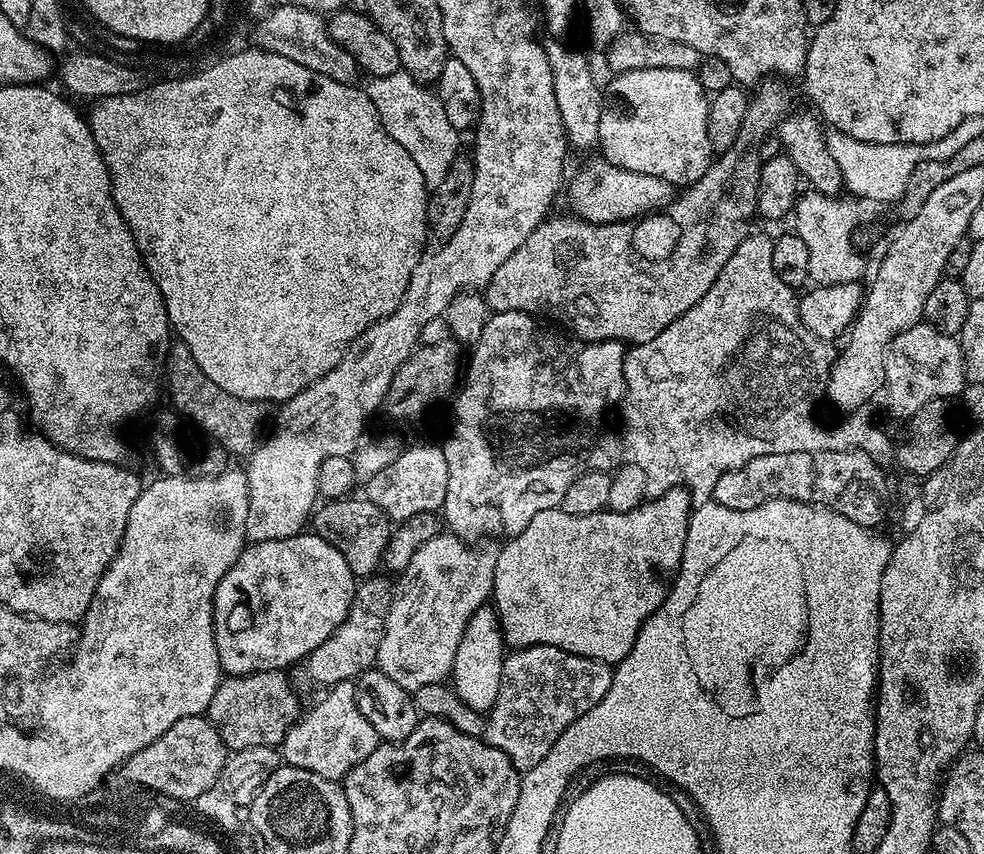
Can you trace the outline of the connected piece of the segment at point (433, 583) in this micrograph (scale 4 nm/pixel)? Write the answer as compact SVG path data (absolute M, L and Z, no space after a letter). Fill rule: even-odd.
M439 534L419 546L409 560L409 565L399 573L400 585L395 585L392 594L390 614L386 618L386 634L378 646L378 658L375 667L379 668L386 678L394 678L398 686L409 690L418 686L439 684L449 679L458 644L462 641L463 631L471 615L480 607L489 603L494 582L494 566L500 553L495 543L484 542L473 546L467 540L459 540L451 534Z

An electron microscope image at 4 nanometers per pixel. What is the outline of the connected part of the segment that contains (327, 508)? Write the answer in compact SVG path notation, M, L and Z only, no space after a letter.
M367 498L352 499L321 503L310 517L310 528L315 535L330 542L330 546L334 546L334 550L338 550L342 558L346 558L346 566L350 566L353 576L367 578L381 567L394 524L386 513L378 510L378 506L374 506L374 502L370 502Z

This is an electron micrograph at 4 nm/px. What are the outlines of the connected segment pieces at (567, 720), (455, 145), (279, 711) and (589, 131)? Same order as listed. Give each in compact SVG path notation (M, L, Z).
M530 646L509 651L504 658L500 697L487 713L488 725L483 740L502 750L502 754L506 754L506 758L510 758L510 762L518 770L538 766L538 762L542 762L542 758L550 754L550 746L558 742L560 735L582 713L592 709L607 694L612 685L613 671L613 665L603 664L594 658L570 654L566 650L558 650L558 646Z
M403 70L385 76L374 76L367 81L366 91L370 102L374 102L374 110L386 126L386 134L414 158L418 170L422 170L422 178L429 190L442 186L442 178L446 178L446 170L450 170L450 162L461 151L461 133L450 126L442 102L431 87L425 86L419 80Z
M283 669L255 672L244 676L228 676L221 679L214 692L207 717L220 733L227 749L250 749L251 746L279 747L290 726L302 714L297 691L289 675Z
M548 38L543 41L544 53L554 74L554 98L558 98L558 114L562 114L564 135L573 149L595 149L600 138L598 122L602 118L604 105L602 88L601 85L596 85L596 76L592 73L587 58L578 49L564 43L568 42L560 38Z

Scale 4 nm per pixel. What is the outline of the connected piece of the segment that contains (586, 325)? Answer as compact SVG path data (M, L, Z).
M765 78L755 85L751 93L746 118L742 118L742 130L734 138L730 150L719 153L708 165L706 174L698 178L704 182L706 210L712 210L712 250L706 250L696 238L696 224L686 218L686 244L682 250L664 260L634 260L630 244L630 220L620 220L616 224L595 224L586 222L579 216L549 215L534 229L530 238L494 270L488 280L487 288L482 295L493 313L502 311L522 311L531 313L536 318L553 316L560 324L569 328L577 341L618 340L625 345L635 346L658 338L670 322L682 318L690 306L694 306L714 286L722 266L730 262L734 250L753 231L752 219L757 219L756 203L758 202L758 178L760 177L759 151L762 142L779 129L785 116L793 111L792 92L785 81L780 78Z

